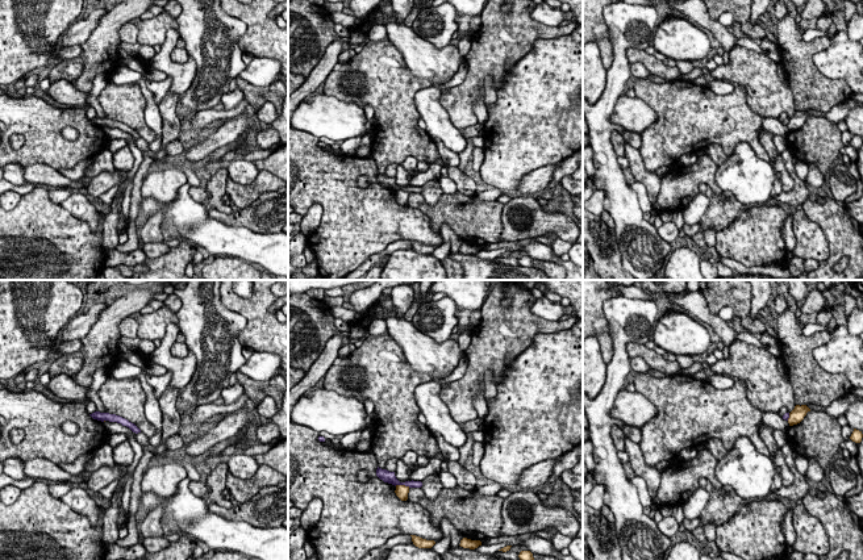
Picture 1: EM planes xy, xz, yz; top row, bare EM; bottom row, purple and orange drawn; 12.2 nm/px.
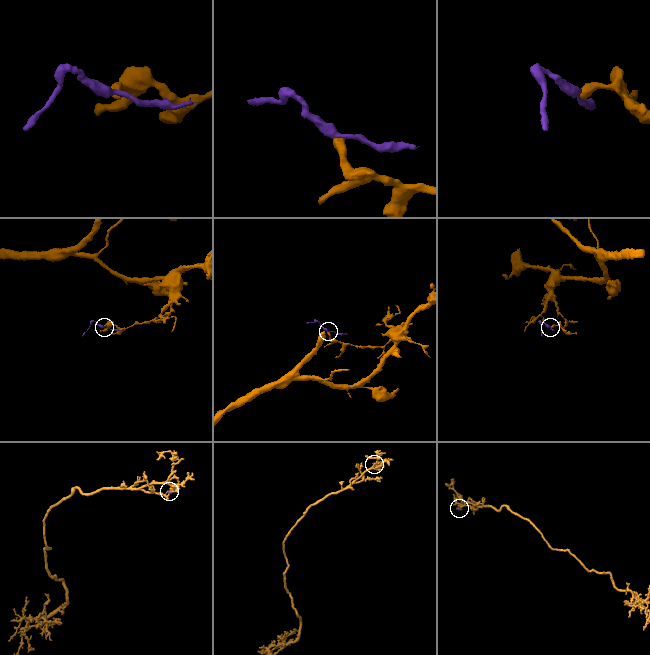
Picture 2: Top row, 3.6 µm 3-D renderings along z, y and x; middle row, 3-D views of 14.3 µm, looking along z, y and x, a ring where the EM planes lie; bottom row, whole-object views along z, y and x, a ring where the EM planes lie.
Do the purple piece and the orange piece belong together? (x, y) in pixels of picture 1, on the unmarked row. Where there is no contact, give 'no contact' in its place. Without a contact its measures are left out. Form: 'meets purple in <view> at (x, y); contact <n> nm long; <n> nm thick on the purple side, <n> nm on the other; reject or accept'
meets purple in xz at (403, 189); contact 190 nm long; 140 nm thick on the purple side, 160 nm on the other; reject

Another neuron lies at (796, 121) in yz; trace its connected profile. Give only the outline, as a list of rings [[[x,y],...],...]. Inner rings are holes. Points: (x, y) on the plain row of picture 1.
[[[796,110],[795,114],[789,118],[788,129],[789,131],[800,129],[806,118],[810,117],[810,114],[806,110]]]

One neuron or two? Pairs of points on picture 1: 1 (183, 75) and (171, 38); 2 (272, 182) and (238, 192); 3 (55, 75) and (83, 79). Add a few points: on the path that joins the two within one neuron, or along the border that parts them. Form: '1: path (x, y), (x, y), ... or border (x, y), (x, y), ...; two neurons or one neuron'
1: path (174, 69), (166, 61), (166, 47); one neuron
2: path (265, 182), (251, 192), (246, 192); one neuron
3: border (80, 55), (83, 71), (73, 82); two neurons

